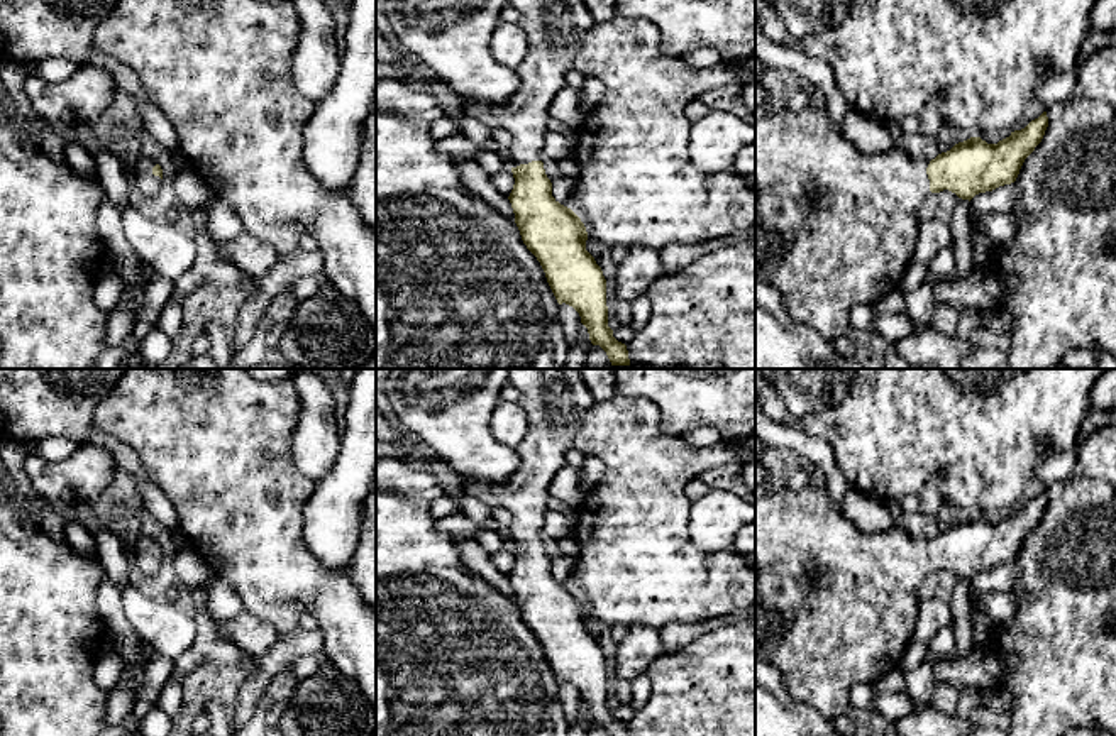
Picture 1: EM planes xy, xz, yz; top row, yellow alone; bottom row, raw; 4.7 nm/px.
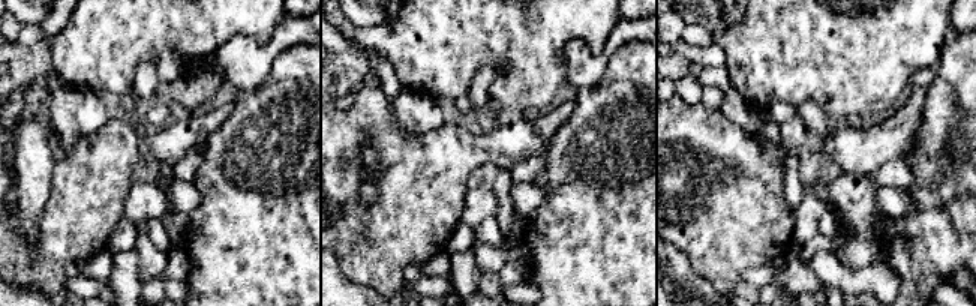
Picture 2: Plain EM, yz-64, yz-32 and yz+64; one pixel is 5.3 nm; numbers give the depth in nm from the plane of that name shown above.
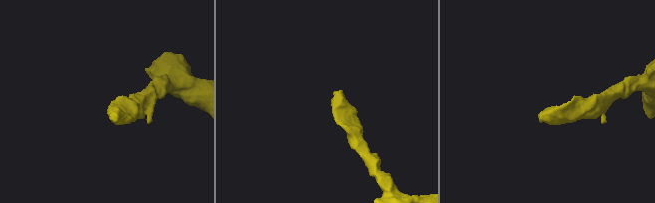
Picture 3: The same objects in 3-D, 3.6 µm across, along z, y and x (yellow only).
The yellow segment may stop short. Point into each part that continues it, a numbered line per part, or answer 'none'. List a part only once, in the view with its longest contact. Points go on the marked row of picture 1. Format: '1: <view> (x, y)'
1: yz (834, 227)

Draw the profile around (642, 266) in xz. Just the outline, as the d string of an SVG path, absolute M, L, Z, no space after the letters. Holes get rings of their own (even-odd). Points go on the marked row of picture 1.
M644 245L630 249L627 257L616 266L616 299L633 301L645 294L662 274L666 274L666 269L660 250Z

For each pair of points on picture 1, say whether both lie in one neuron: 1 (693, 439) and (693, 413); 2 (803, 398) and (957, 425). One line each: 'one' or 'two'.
1: two
2: two

